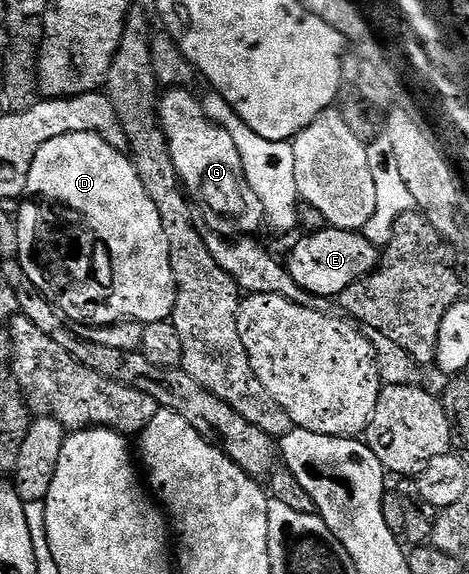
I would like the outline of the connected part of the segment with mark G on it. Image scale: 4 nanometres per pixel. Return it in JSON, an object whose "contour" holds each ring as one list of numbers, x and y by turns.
{"contour":[[186,88,167,89,158,104,158,119,162,121,162,131,168,140,181,189,200,211,201,221,202,218,206,221,209,231,231,240,257,235,257,230,266,222,266,213,264,204,260,204,260,196,252,192,244,176,236,140,232,140,224,128,208,120,205,105,190,93]]}

